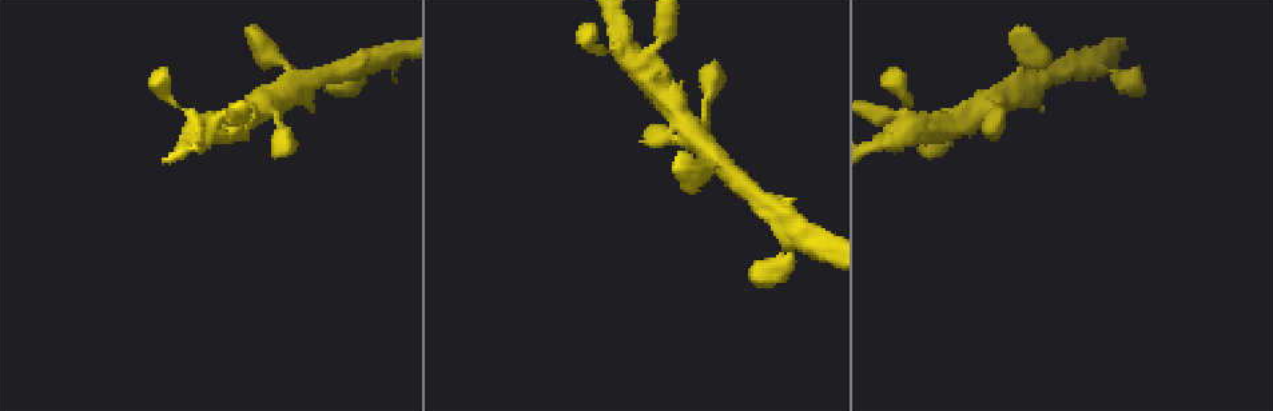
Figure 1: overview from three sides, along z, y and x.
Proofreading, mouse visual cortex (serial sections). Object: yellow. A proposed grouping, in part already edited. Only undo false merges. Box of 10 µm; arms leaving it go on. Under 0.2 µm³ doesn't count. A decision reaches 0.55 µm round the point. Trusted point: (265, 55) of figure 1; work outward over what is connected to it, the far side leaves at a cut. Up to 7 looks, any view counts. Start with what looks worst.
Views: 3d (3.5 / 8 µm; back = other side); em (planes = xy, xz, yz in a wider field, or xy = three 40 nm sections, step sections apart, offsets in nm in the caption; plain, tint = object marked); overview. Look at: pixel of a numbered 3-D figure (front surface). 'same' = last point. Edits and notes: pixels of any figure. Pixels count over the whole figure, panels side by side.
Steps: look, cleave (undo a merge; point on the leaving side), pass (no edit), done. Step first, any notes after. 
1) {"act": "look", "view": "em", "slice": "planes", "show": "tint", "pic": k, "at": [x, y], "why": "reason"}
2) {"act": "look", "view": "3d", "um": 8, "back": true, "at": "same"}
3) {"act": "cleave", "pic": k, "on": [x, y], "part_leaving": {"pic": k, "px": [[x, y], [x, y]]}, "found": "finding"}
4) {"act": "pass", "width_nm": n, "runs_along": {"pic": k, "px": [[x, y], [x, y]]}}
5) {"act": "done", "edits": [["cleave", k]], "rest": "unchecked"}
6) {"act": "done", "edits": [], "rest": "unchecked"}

{"act": "look", "view": "3d", "um": 3.5, "pic": 1, "at": [716, 158], "why": "three-way junction"}

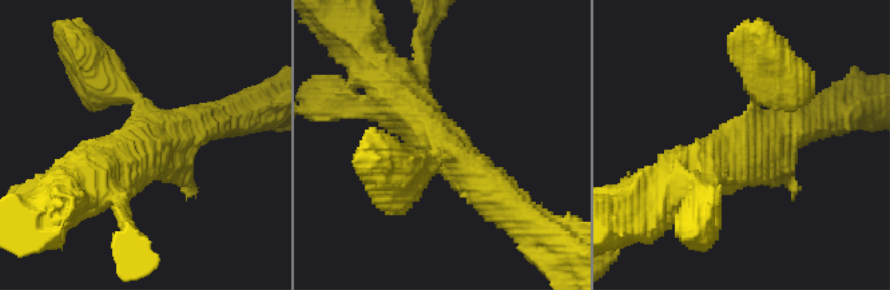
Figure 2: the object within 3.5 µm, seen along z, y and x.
{"act": "look", "view": "em", "slice": "xy", "step": 2, "show": "tint", "pic": 2, "at": [742, 145], "why": "need the tissue"}

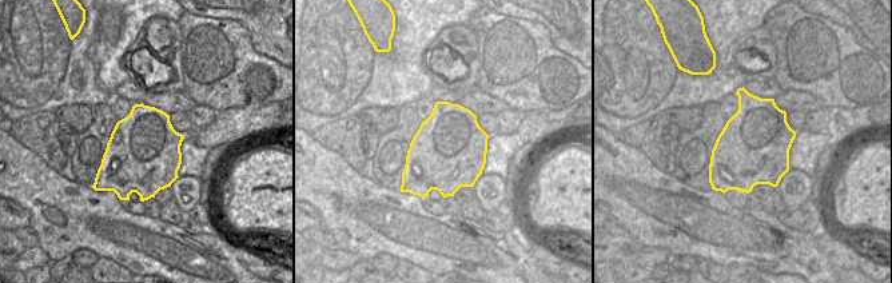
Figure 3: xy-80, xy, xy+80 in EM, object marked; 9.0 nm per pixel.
{"act": "look", "view": "em", "slice": "xy", "step": 3, "show": "tint", "at": "same"}

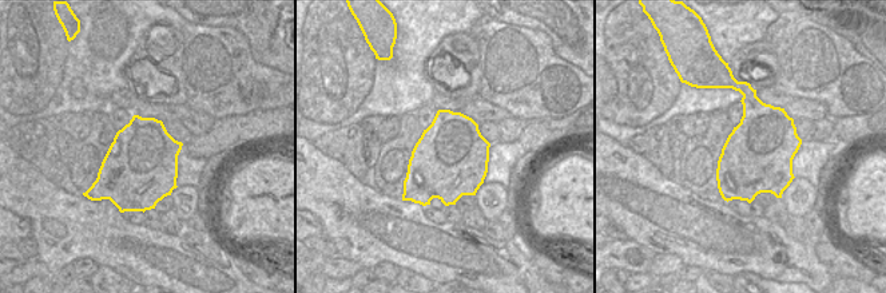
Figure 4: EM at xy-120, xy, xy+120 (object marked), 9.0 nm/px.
{"act": "pass", "runs_along": {"pic": 2, "px": [[773, 84], [731, 158], [679, 187]]}, "found": "one cell here"}

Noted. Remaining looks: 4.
{"act": "look", "view": "3d", "um": 3.5, "pic": 1, "at": [216, 117], "why": "sharp bend"}

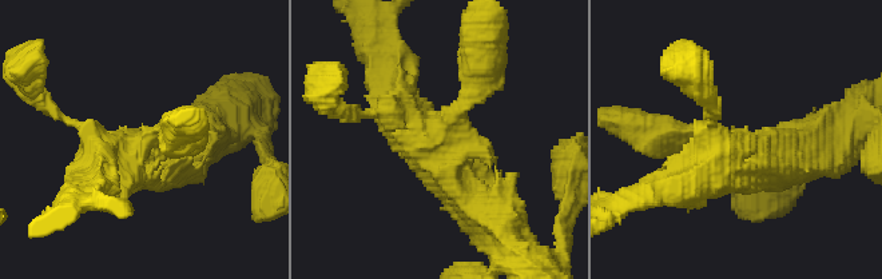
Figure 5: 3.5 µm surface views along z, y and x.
{"act": "look", "view": "em", "slice": "xy", "step": 5, "show": "tint", "pic": 5, "at": [133, 143], "why": "shape alone is not enough"}

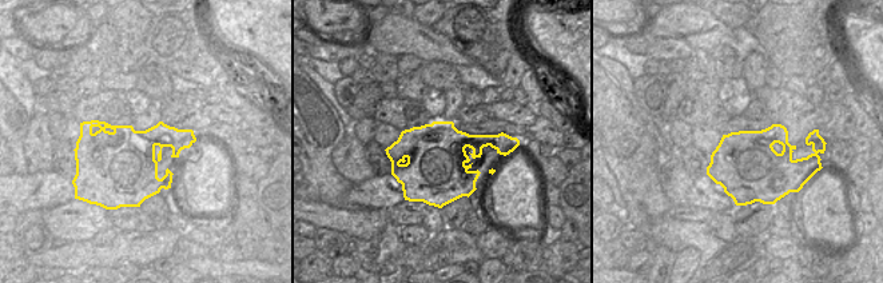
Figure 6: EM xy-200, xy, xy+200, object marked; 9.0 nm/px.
{"act": "pass", "found": "continuous, no second cell"}

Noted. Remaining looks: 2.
{"act": "look", "view": "3d", "um": 3.5, "pic": 1, "at": [354, 83], "why": "thick turns thin"}

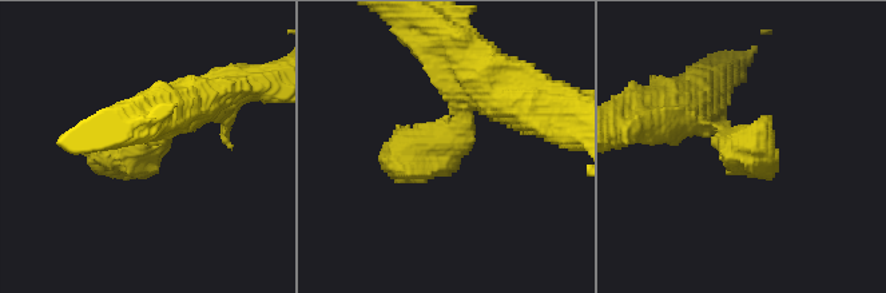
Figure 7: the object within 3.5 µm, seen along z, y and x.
{"act": "look", "view": "em", "slice": "xy", "step": 2, "show": "tint", "pic": 7, "at": [445, 143]}

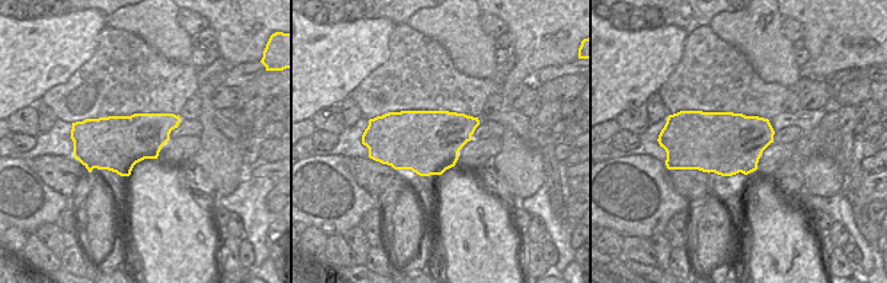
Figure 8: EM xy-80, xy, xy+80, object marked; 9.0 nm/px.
{"act": "pass", "runs_along": {"pic": 7, "px": [[465, 68], [465, 126], [400, 170]]}, "found": "continuous, no second cell"}

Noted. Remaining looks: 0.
{"act": "done", "edits": [], "rest": "unchecked"}

